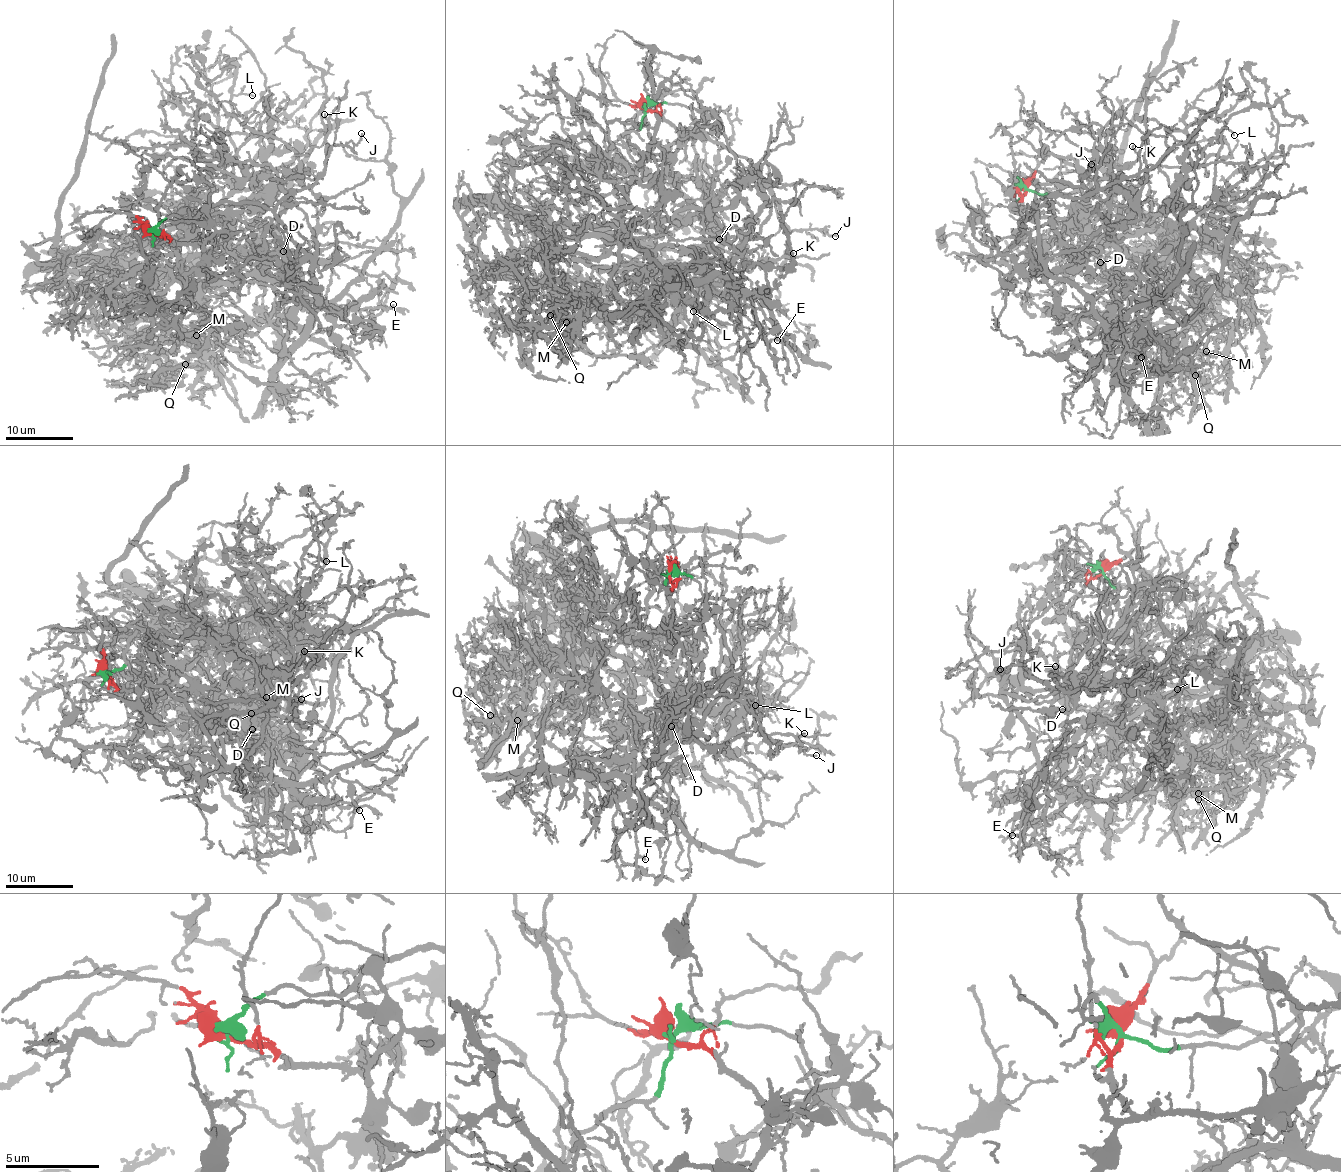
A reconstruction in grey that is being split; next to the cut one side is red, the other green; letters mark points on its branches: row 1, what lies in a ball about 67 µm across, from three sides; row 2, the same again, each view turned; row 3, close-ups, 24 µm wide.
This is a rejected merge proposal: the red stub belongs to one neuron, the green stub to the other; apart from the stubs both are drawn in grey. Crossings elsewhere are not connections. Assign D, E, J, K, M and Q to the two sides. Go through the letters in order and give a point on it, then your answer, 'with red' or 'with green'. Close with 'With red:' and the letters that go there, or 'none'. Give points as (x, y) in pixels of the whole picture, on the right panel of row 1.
D: (1100, 262) | with red
E: (1141, 357) | with green
J: (1091, 164) | with green
K: (1132, 146) | with green
M: (1206, 351) | with red
Q: (1195, 375) | with red
With red: D, M, Q

